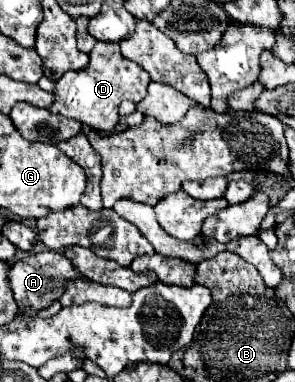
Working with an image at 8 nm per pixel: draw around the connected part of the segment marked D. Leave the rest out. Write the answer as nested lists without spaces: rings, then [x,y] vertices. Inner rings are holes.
[[[98,41],[90,53],[90,63],[86,65],[86,69],[68,73],[56,81],[54,103],[50,111],[76,119],[92,129],[110,133],[118,123],[118,105],[124,99],[132,99],[134,103],[144,99],[148,83],[150,83],[150,75],[138,63],[124,59],[118,43]]]

